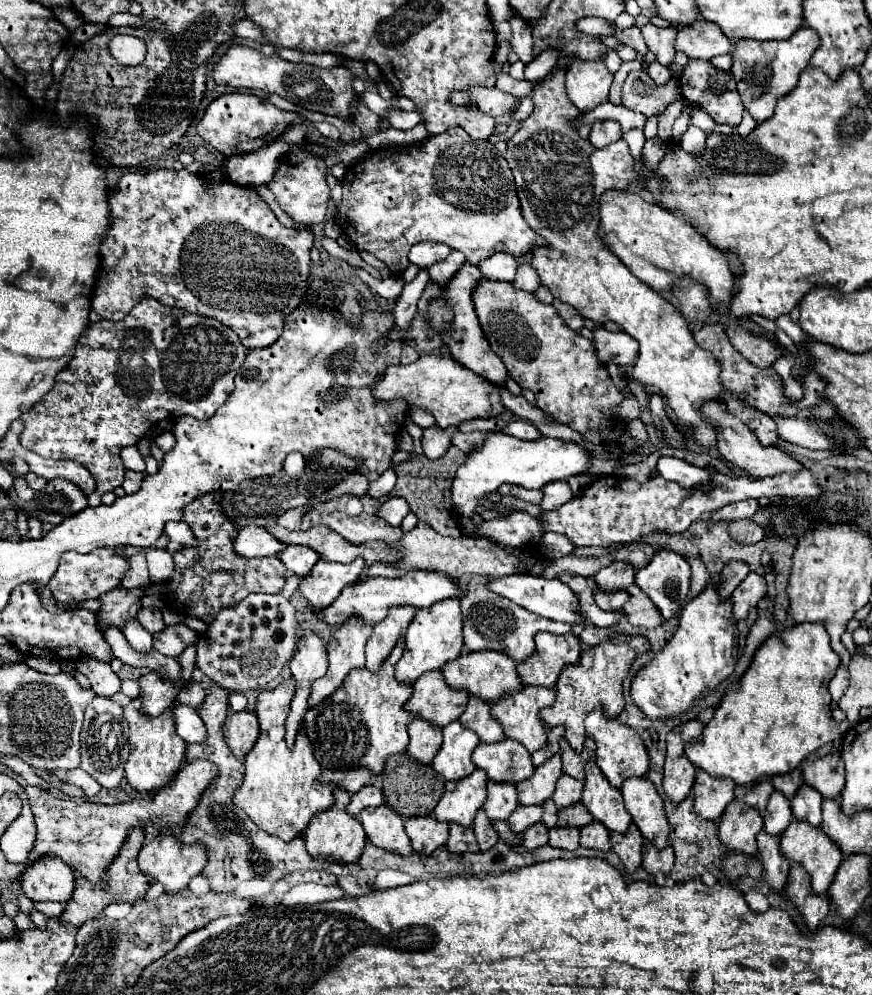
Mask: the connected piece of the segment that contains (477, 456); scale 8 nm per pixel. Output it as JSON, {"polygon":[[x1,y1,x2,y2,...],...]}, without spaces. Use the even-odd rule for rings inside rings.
{"polygon":[[489,433,483,445,467,453,467,461,457,469,451,487,451,499,461,517,471,517,479,507,479,499,493,493,503,483,515,483,525,489,541,489,549,481,567,479,587,471,591,465,591,455,579,445,565,443,551,437,541,437,537,441,521,441,505,433]]}

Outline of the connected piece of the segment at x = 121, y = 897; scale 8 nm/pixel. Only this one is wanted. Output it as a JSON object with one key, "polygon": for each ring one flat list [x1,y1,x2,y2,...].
{"polygon":[[137,827,137,829,129,831,129,837,125,839,125,845,121,845,121,853,117,853,117,861,113,861,113,865,109,865,109,869,105,871,105,877,101,877,101,885,93,885,91,881,85,881,85,877,75,875,77,885,73,889,71,901,67,901,67,907,65,907,63,915,61,915,61,921,71,923,75,927,81,927,87,919,95,919,97,913,103,911,109,903,117,903,117,901,133,903,137,899,143,899,147,889,153,883,153,879,145,877,141,873,141,869,137,867,137,855,139,855,139,849,143,845,143,839,145,839,143,827]]}

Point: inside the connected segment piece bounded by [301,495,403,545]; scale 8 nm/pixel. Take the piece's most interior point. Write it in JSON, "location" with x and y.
{"location":[341,514]}

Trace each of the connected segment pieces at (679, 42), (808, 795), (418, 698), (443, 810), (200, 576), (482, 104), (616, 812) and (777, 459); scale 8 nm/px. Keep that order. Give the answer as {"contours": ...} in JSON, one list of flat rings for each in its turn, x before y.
{"contours":[[[697,19,693,25,677,29,673,47,675,51,685,53,689,59,711,59,729,53,733,43,735,41,727,39,715,23]],[[801,785,801,789,795,793,791,801,791,809,793,809,795,819,807,821,811,825,819,825,821,823,821,803,823,803,821,793,817,793,809,785]],[[437,669,421,675,413,683,413,695,405,703,405,709,443,727,461,717,467,699,469,695,449,687]],[[475,769,461,781,447,781,445,793,435,807,435,819,445,823,459,823,471,827,475,813,483,807,487,797,487,777,483,769]],[[203,495,197,501,193,501,185,509,183,521,195,533,195,537,199,541,199,547,185,547,185,549,175,553,175,575,169,579,167,585,169,585,171,591,167,591,167,595,165,595,167,607,171,607,171,609,175,609,179,613,185,613,185,615,199,617,205,623,211,623,221,609,225,609,225,607,229,607,233,603,239,603,249,593,279,593,283,589,283,585,285,585,285,565,281,561,277,561,277,557,257,557,253,561,253,559,237,557,231,551,231,543,233,543,233,539,237,535,237,529,231,523,231,519,225,517,221,505,217,501,213,501,213,495]],[[475,87,473,91,467,89,463,93,453,93,453,105,459,107,469,107,471,103,477,105,477,109,481,109,483,113,489,113,491,117,499,117,499,115,507,115,515,109,517,99,513,95,507,95,499,89,481,89]],[[587,761,585,773,587,777,581,803,589,809,593,819,601,821,609,831,625,833,631,823,631,815,623,805,621,791,613,789,613,785,605,781,605,775,601,773,601,769,597,769,597,763]],[[705,401,705,405,701,407,701,417,705,417,713,427,715,427,715,433,717,433,717,451,719,455,731,463,733,467,745,471,747,475,751,477,773,477,773,475,779,475,779,473,795,473,795,471,801,471,801,463,797,463,791,455,787,455,785,451,781,451,779,447,763,447,755,433,749,431,749,427,741,421,737,421,737,417,733,417,727,407,723,405,723,401]]]}

